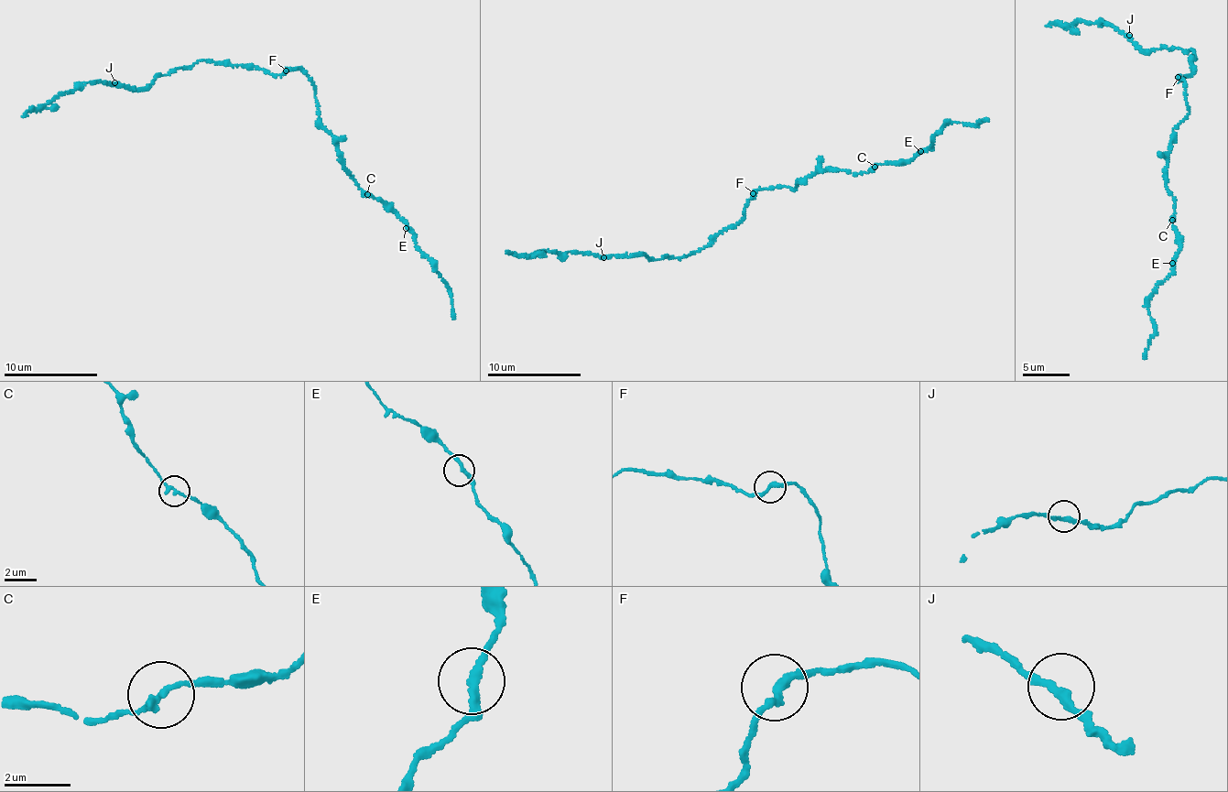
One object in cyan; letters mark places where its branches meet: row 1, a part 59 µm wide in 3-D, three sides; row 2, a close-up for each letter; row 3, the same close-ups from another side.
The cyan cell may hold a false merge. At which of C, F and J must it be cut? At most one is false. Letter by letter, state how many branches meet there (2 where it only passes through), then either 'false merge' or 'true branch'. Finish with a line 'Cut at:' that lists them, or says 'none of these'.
C: 2 | true branch
F: 2 | true branch
J: 2 | true branch
Cut at: none of these

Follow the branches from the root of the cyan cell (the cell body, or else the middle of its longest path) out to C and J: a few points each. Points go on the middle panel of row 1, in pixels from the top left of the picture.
C: (755, 195), (759, 189), (782, 186), (794, 191), (798, 179), (820, 171), (862, 174), (874, 167)
J: (755, 195), (738, 223), (690, 255), (649, 261), (645, 254), (603, 257)

